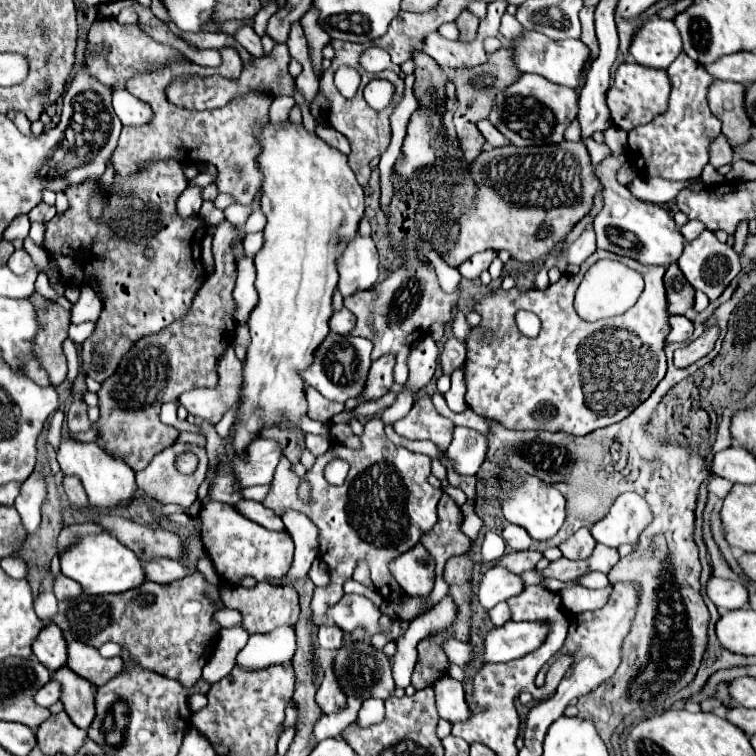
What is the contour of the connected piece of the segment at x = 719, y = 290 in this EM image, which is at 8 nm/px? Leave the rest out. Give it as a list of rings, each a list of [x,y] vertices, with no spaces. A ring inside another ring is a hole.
[[[704,231],[698,239],[686,243],[684,245],[684,253],[678,259],[678,265],[680,265],[682,273],[684,273],[684,277],[688,279],[688,283],[696,291],[704,291],[710,301],[718,299],[724,293],[724,289],[730,285],[730,281],[742,269],[740,267],[740,257],[734,253],[734,249],[728,247],[726,243],[720,243],[712,231]]]

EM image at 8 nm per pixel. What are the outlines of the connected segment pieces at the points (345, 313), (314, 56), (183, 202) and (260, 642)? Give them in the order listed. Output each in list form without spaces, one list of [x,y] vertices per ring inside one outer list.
[[[342,309],[342,311],[336,311],[330,319],[330,331],[338,333],[338,335],[348,335],[352,331],[356,323],[356,317],[348,311],[348,309]]]
[[[312,5],[312,7],[310,7],[306,14],[300,19],[300,23],[309,44],[313,70],[320,79],[322,76],[322,49],[331,39],[326,31],[322,29],[318,22],[318,18],[318,10]]]
[[[188,187],[182,197],[178,199],[176,207],[178,207],[178,215],[180,217],[192,217],[198,215],[202,205],[202,197],[200,197],[200,187]]]
[[[276,627],[264,635],[252,635],[238,653],[236,663],[242,669],[264,669],[276,663],[290,663],[296,651],[294,627]]]

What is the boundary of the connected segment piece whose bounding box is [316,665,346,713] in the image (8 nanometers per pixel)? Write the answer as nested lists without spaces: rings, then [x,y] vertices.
[[[332,665],[326,667],[324,671],[324,681],[316,693],[316,703],[322,707],[324,713],[334,713],[342,709],[346,703],[346,695],[340,691],[340,685],[336,685],[336,675],[332,671]]]

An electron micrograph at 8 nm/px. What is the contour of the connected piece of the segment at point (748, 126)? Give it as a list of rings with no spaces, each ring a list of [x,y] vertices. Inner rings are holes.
[[[716,81],[716,83],[710,87],[710,93],[708,93],[710,111],[722,121],[722,133],[724,133],[724,137],[728,139],[728,143],[730,143],[732,149],[744,145],[746,139],[752,139],[752,135],[754,135],[754,131],[752,131],[754,123],[748,119],[748,113],[746,113],[746,107],[744,107],[744,91],[746,91],[746,87],[740,85],[740,83]]]

